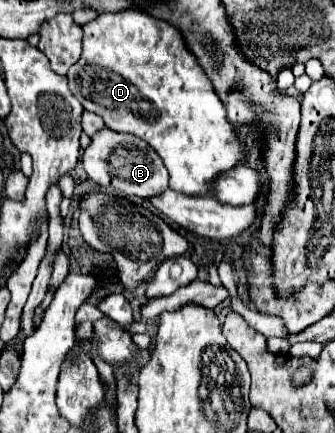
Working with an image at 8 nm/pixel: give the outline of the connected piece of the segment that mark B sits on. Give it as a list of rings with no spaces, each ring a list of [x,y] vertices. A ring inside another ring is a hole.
[[[102,128],[92,136],[90,146],[82,154],[82,166],[90,180],[94,180],[102,190],[118,192],[126,196],[138,196],[138,198],[154,198],[160,196],[168,188],[168,170],[164,168],[160,156],[150,148],[144,140],[132,136],[132,134],[118,134],[110,128]],[[122,148],[128,152],[126,158],[116,156],[116,150]]]

